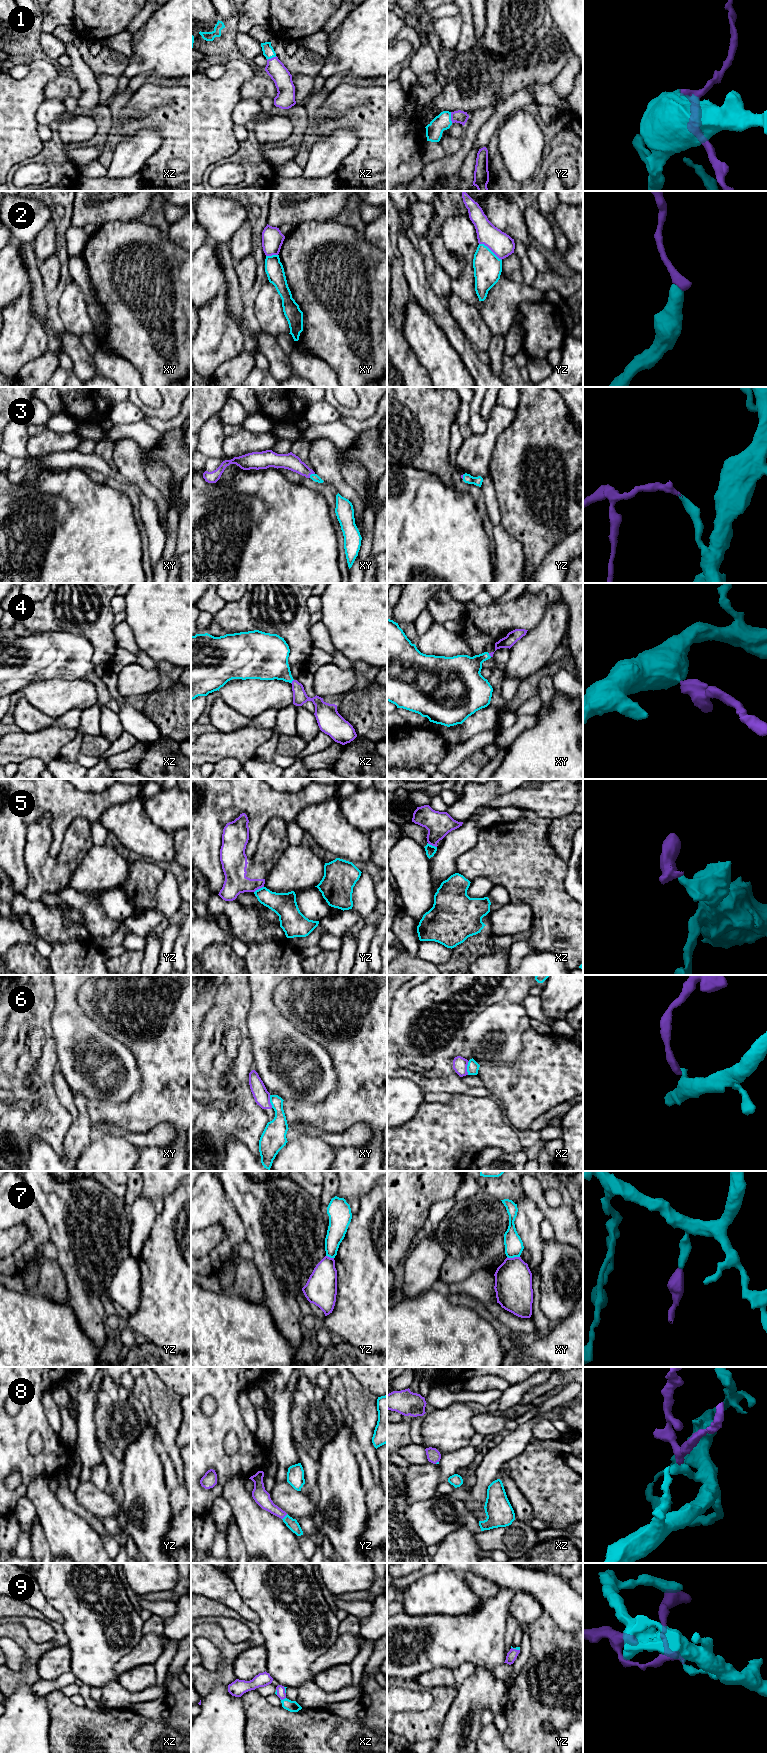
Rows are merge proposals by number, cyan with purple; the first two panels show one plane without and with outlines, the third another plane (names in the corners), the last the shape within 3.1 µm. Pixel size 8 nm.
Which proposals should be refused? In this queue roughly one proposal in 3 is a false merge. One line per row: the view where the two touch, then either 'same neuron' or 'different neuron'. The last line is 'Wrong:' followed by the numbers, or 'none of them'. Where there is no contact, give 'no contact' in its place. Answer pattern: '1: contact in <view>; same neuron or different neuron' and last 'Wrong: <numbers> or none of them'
1: contact in yz; same neuron
2: contact in yz; different neuron
3: contact in xy; same neuron
4: contact in xz; same neuron
5: contact in yz; different neuron
6: contact in xz; different neuron
7: contact in xy; different neuron
8: contact in yz; same neuron
9: contact in xz; same neuron
Wrong: 2, 5, 6, 7

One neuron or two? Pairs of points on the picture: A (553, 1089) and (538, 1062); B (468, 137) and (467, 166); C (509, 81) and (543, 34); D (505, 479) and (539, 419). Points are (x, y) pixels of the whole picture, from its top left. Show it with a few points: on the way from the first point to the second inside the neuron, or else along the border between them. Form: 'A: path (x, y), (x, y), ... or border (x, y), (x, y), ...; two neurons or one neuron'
A: path (547, 1082), (547, 1071), (545, 1069); one neuron
B: border (478, 133), (458, 172); two neurons
C: path (518, 69), (523, 64), (526, 52), (532, 46); one neuron
D: path (517, 464), (522, 448), (536, 434); one neuron

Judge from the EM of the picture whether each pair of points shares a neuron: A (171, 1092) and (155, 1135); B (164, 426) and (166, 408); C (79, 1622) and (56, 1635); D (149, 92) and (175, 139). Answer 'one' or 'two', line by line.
A: two
B: two
C: two
D: one

